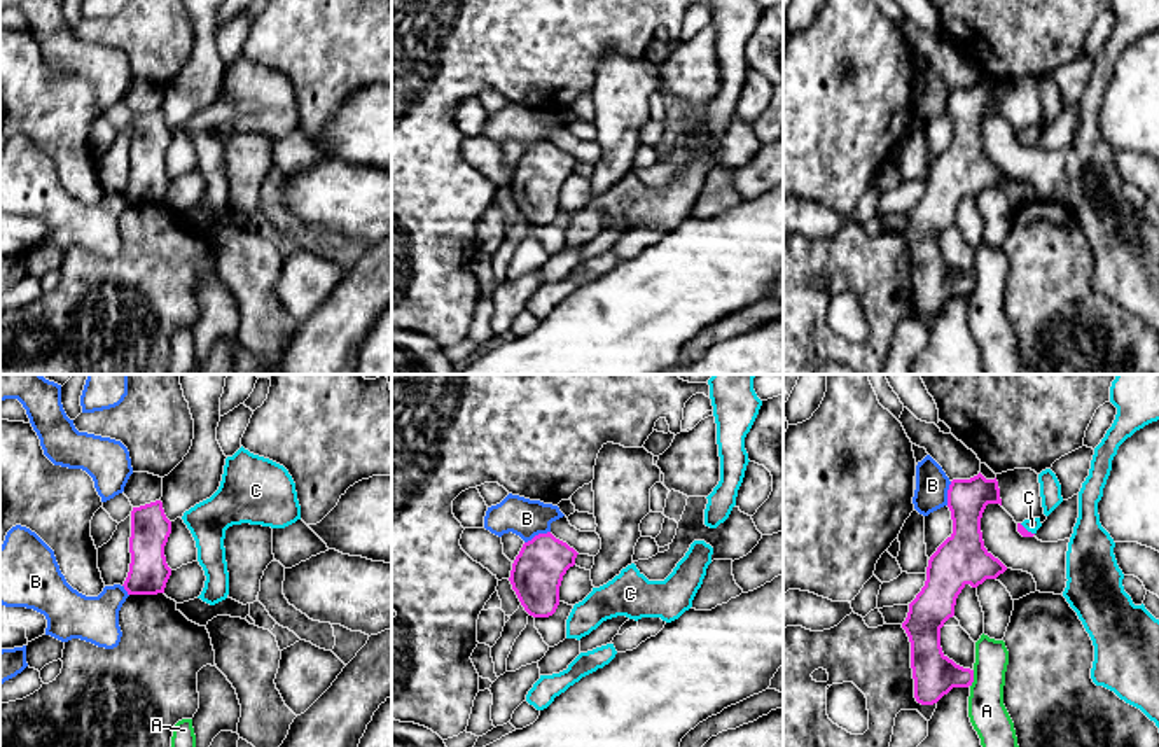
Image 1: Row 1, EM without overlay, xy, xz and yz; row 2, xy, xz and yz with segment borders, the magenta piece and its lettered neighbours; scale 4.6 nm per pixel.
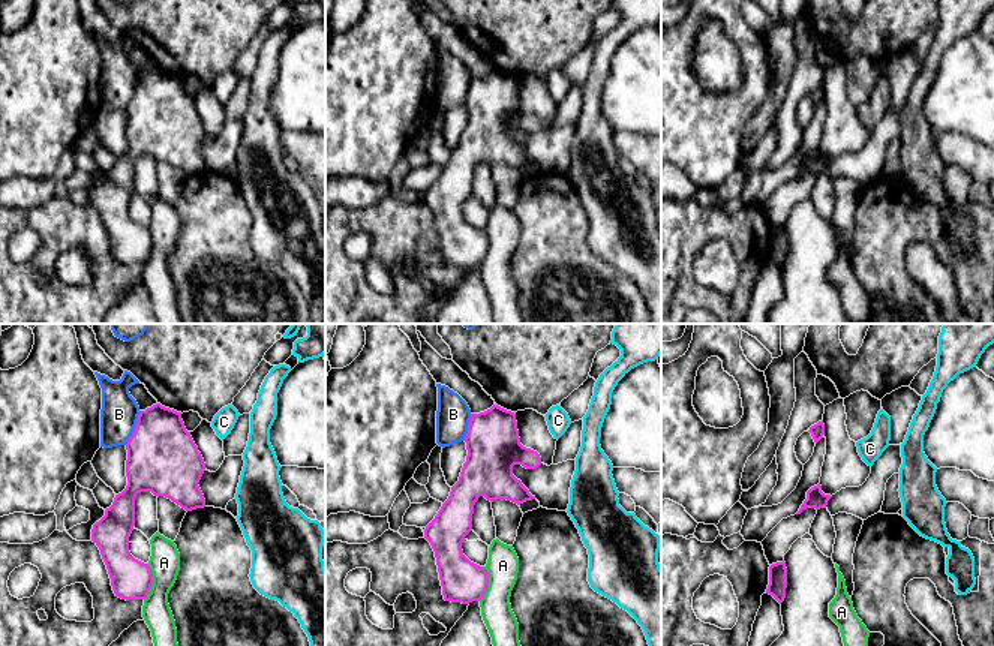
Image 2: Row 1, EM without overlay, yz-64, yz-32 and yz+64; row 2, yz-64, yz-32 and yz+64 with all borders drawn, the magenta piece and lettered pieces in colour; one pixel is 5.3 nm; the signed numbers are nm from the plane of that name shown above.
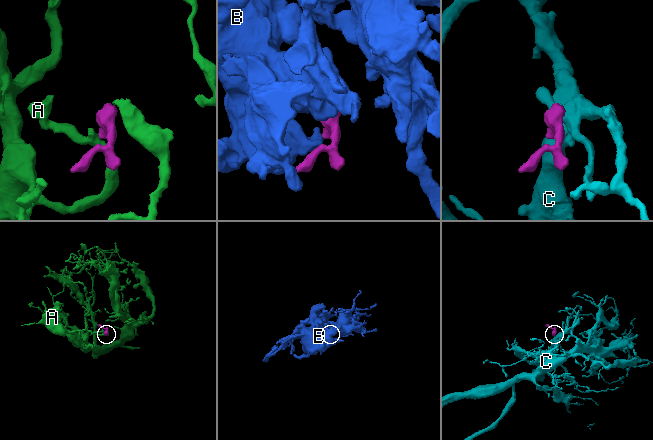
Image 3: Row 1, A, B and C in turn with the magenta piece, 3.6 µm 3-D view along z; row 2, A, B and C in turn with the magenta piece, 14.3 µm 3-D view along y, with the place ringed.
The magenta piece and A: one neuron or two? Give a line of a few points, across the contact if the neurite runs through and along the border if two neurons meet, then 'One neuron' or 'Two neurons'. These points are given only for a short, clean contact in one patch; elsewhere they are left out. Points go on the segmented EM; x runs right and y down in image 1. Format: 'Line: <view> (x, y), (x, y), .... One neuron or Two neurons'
Line: yz (974, 670), (971, 686). Two neurons

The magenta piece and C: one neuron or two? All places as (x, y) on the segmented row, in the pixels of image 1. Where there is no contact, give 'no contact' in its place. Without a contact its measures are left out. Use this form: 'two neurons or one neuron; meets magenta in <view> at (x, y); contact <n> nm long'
one neuron; meets magenta in yz at (1025, 529); contact 90 nm long

